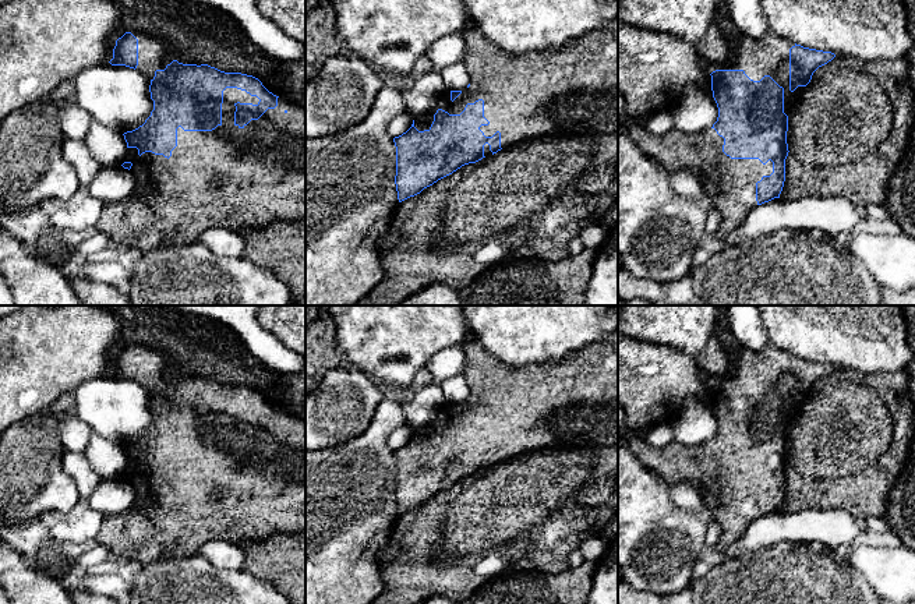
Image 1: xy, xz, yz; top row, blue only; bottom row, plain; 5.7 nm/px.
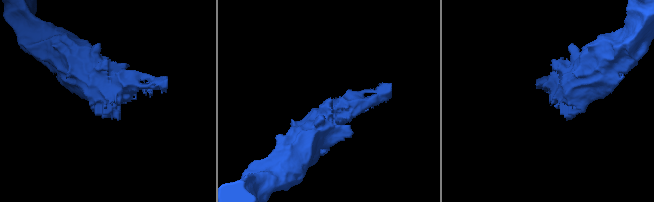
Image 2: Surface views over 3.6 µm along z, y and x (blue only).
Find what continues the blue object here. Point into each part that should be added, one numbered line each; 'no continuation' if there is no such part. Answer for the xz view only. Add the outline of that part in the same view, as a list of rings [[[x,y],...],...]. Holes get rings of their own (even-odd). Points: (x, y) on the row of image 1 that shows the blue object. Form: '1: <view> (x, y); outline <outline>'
1: xz (571, 91); outline [[[470,17],[459,33],[464,39],[462,63],[467,68],[470,86],[453,102],[451,91],[445,89],[431,113],[414,119],[418,131],[430,130],[438,109],[460,114],[467,103],[483,99],[484,117],[490,124],[480,130],[485,137],[499,131],[502,149],[550,135],[596,139],[618,133],[618,20],[573,39],[564,47],[523,54],[497,47]]]

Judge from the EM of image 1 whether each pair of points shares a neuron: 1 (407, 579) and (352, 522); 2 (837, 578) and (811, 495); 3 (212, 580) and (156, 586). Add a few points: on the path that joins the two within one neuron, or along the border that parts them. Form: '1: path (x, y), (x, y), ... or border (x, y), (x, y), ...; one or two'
1: border (396, 522), (391, 540), (381, 553), (382, 583); two
2: border (847, 509), (806, 508), (783, 512); two
3: path (198, 586), (170, 586); one

